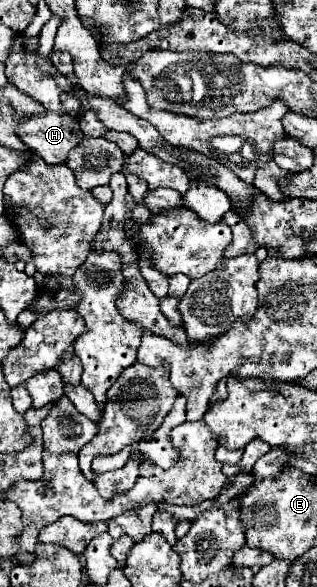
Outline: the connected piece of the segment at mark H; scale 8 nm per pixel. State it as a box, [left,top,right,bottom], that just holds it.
[19,111,83,165]

